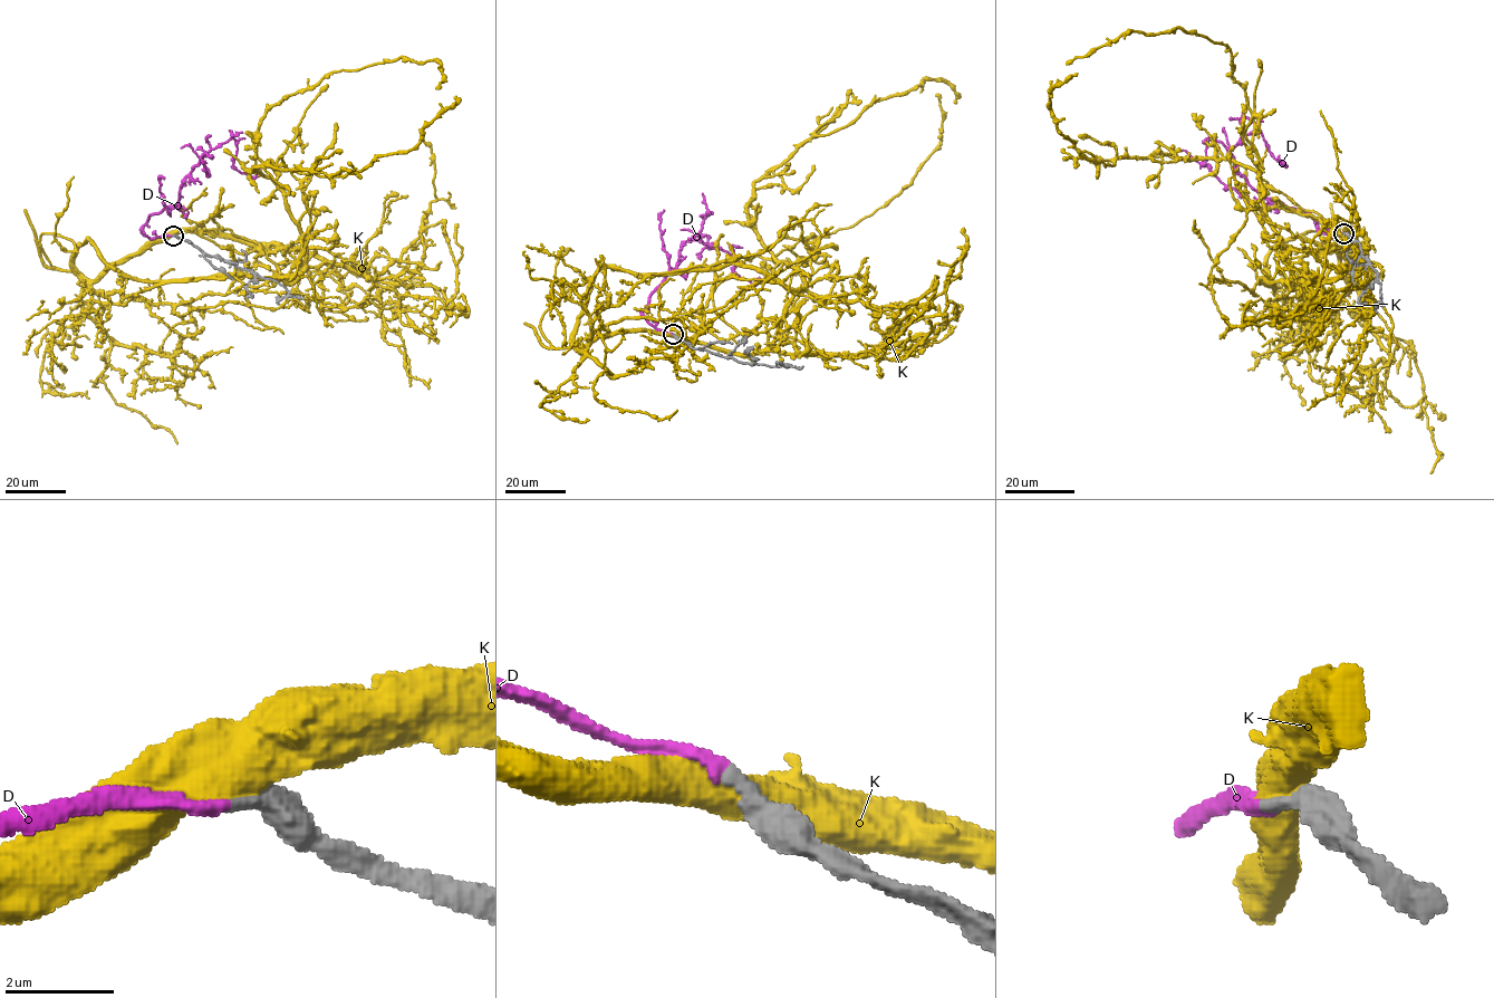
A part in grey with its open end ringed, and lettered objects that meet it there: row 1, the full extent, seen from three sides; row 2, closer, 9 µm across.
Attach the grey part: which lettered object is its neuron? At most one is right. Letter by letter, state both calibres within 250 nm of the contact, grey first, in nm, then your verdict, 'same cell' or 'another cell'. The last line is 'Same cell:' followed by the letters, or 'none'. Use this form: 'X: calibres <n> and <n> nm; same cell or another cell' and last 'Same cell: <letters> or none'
D: calibres 280 and 240 nm; same cell
K: calibres 550 and 750 nm; another cell
Same cell: D

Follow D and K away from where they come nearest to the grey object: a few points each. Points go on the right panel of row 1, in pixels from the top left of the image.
D: (1343, 233), (1324, 234), (1310, 214), (1263, 198), (1231, 151), (1254, 122), (1268, 151), (1284, 165), (1280, 155)
K: (1345, 233), (1366, 242), (1285, 248), (1226, 46), (1179, 28), (1128, 31), (1067, 64)

